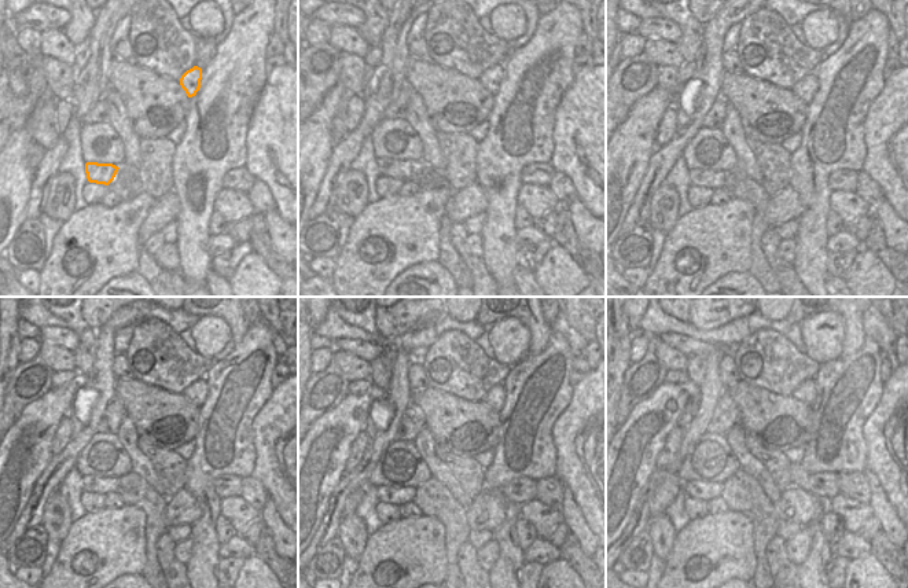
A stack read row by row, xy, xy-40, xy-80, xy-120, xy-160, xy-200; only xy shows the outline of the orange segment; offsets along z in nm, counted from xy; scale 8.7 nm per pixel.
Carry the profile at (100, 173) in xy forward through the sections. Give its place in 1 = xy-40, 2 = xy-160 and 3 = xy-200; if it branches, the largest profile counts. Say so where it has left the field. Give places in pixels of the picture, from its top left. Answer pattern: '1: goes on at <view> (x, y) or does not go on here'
1: goes on at xy-40 (408, 173)
2: goes on at xy-160 (392, 495)
3: goes on at xy-200 (701, 491)

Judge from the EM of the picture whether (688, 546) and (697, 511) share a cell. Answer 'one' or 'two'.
two

